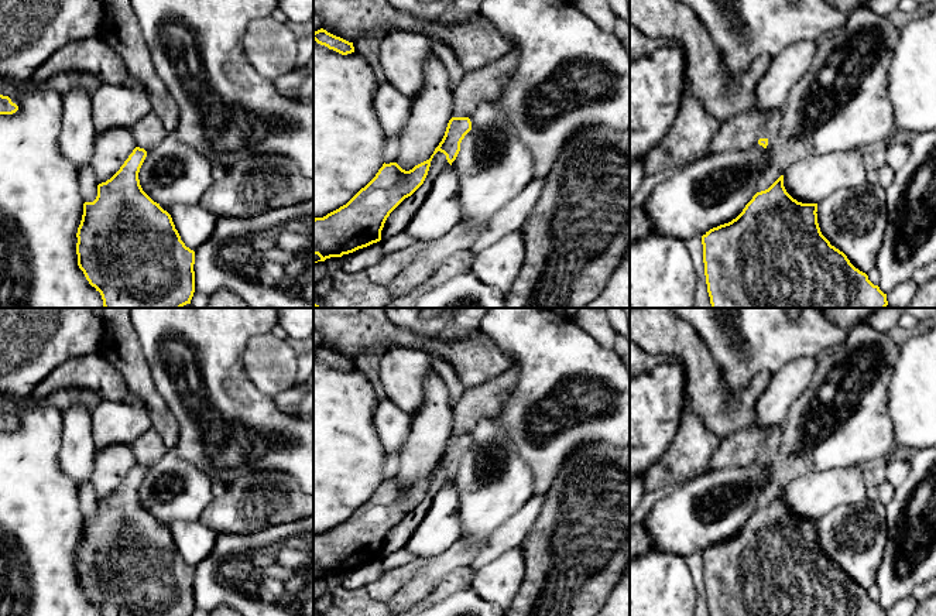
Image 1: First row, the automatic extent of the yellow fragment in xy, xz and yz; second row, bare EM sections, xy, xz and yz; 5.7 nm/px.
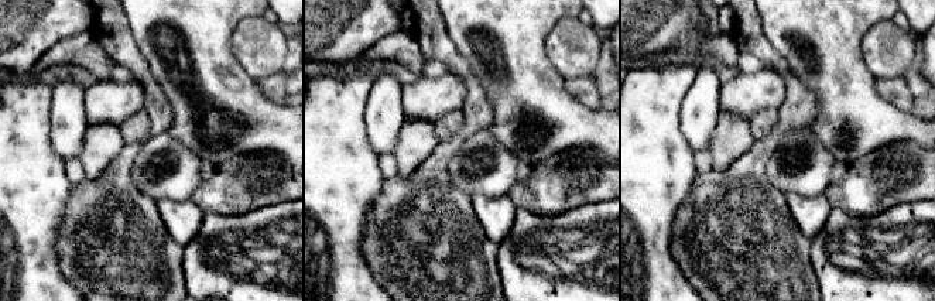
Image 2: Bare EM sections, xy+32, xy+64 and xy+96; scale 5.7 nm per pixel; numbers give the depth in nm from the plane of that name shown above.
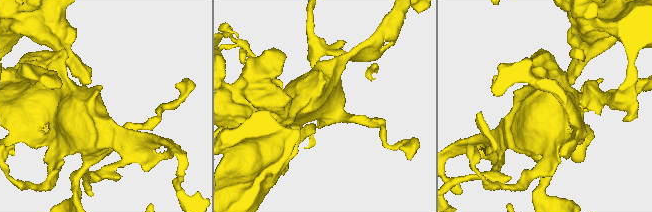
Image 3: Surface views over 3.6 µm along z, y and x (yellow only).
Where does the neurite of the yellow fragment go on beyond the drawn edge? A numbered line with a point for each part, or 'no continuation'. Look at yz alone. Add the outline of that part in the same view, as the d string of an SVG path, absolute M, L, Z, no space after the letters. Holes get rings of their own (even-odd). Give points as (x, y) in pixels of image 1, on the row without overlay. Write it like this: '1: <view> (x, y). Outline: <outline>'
1: yz (774, 433). Outline: M774 425L774 427L767 427L767 428L768 428L768 437L760 449L760 455L769 455L769 452L774 448L776 448L781 441L781 428L779 427Z

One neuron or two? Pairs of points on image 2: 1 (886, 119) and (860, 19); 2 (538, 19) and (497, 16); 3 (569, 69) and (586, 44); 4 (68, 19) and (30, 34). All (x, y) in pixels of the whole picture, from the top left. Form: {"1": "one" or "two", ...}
{"1": "one", "2": "one", "3": "one", "4": "one"}

